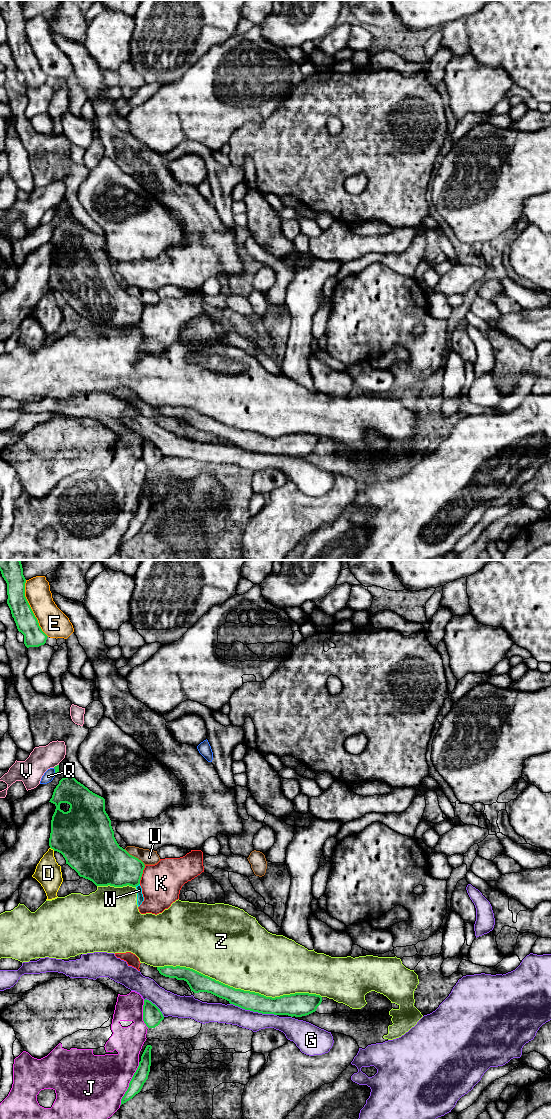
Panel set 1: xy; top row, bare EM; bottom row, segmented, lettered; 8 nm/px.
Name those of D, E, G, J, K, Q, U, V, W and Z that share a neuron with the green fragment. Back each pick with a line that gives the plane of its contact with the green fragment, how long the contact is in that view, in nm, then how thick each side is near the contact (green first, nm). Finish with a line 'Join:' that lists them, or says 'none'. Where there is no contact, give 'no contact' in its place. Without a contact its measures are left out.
Join: none

